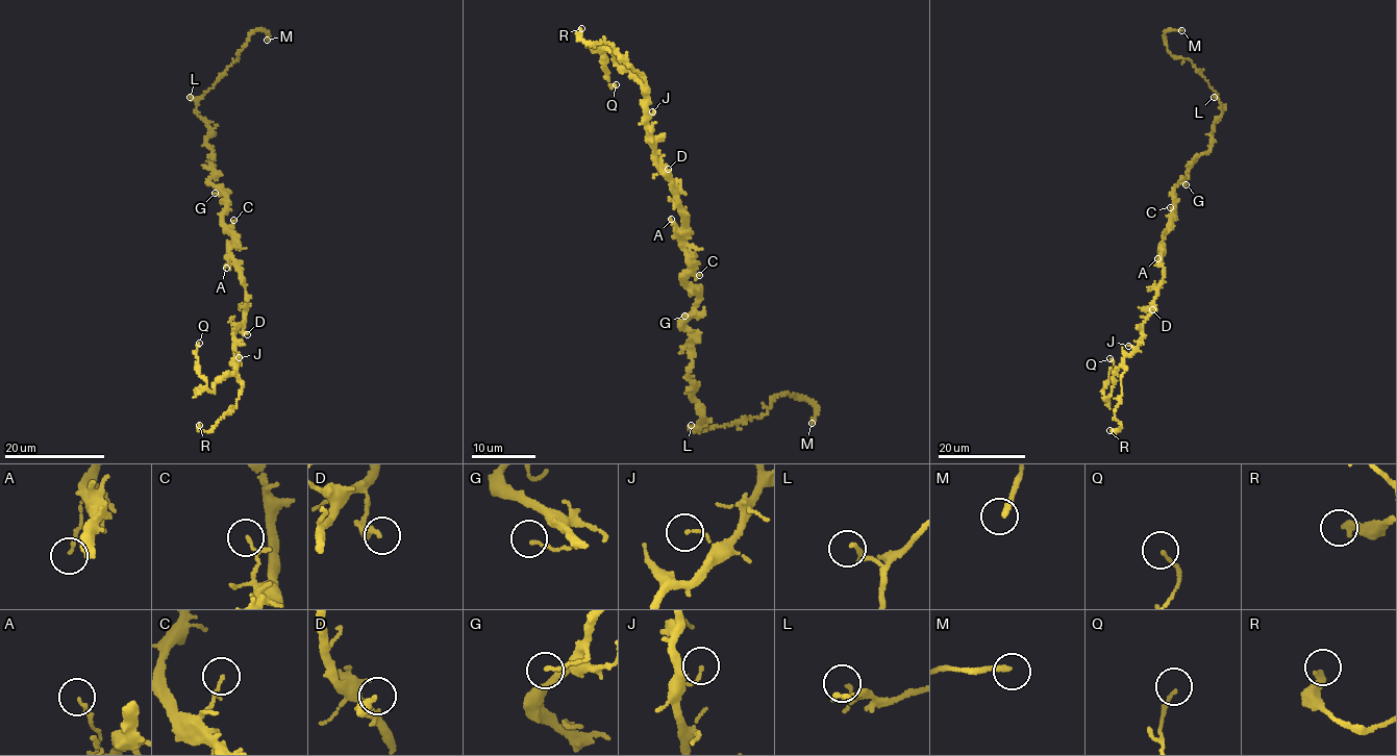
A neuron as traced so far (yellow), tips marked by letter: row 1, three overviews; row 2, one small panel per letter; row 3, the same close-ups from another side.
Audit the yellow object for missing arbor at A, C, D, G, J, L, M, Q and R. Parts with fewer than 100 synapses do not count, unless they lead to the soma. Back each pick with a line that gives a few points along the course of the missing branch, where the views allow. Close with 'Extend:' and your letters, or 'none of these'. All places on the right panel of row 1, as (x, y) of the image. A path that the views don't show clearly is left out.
Extend: M

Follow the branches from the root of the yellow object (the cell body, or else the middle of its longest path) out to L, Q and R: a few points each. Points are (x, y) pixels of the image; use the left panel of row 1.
L: (225, 226), (226, 195), (209, 181), (215, 168), (206, 139), (214, 131), (198, 115), (196, 101), (190, 97)
Q: (225, 226), (233, 233), (231, 258), (246, 308), (233, 335), (235, 372), (211, 393), (197, 368), (199, 343)
R: (225, 226), (246, 293), (233, 338), (242, 388), (235, 407), (215, 427), (206, 432), (199, 425)

